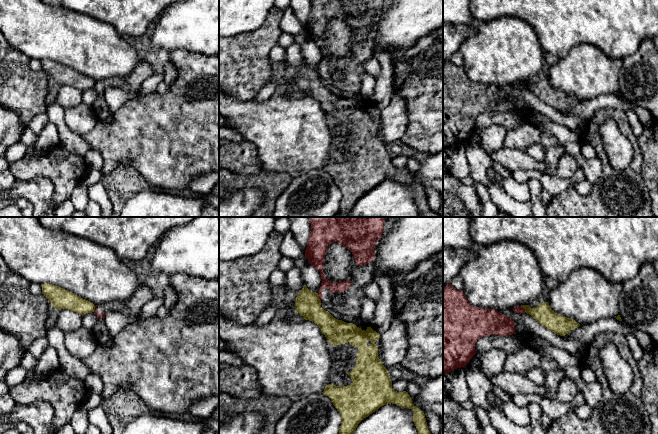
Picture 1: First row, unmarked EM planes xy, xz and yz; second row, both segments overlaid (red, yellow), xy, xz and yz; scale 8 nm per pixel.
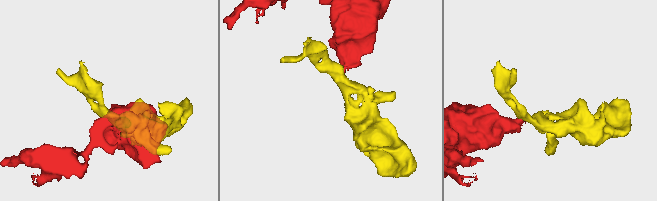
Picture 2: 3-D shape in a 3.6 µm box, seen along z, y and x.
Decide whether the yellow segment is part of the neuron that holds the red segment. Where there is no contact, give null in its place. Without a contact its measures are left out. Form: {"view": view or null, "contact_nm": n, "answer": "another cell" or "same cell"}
{"view": "xz", "contact_nm": 80, "answer": "another cell"}

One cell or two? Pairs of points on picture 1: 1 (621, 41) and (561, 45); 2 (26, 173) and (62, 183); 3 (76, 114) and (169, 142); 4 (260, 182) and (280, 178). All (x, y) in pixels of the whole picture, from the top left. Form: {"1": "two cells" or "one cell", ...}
{"1": "one cell", "2": "one cell", "3": "two cells", "4": "one cell"}

